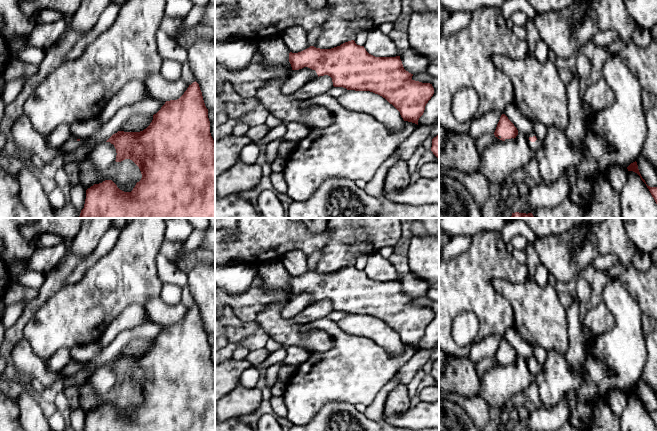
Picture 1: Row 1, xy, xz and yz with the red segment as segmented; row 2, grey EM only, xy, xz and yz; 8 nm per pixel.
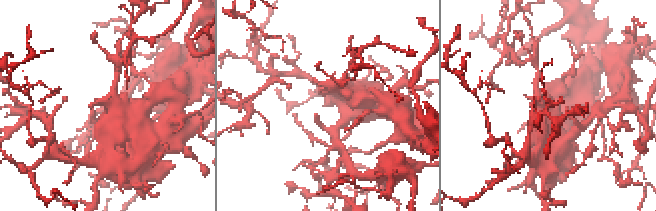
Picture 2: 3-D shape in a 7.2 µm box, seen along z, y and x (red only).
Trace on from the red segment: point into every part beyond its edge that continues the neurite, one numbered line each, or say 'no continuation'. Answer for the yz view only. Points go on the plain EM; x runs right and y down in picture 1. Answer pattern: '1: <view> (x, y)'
1: yz (537, 368)

